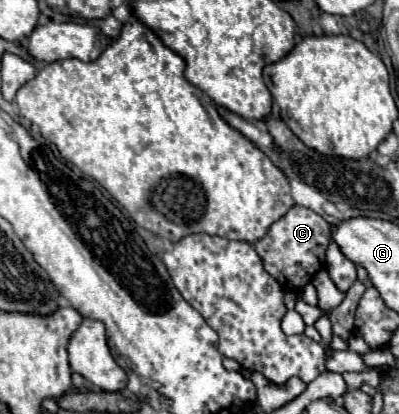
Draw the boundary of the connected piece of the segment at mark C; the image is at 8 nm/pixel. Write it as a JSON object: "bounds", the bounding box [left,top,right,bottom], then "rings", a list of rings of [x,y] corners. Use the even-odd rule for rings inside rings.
{"bounds":[255,205,331,293],"rings":[[[295,205],[269,227],[269,231],[263,239],[259,239],[255,243],[255,251],[263,259],[265,271],[285,291],[299,293],[307,283],[313,281],[317,271],[321,271],[321,267],[325,267],[325,253],[327,253],[327,247],[331,241],[329,231],[331,231],[331,225],[323,219],[323,215],[319,215],[307,207]]]}

